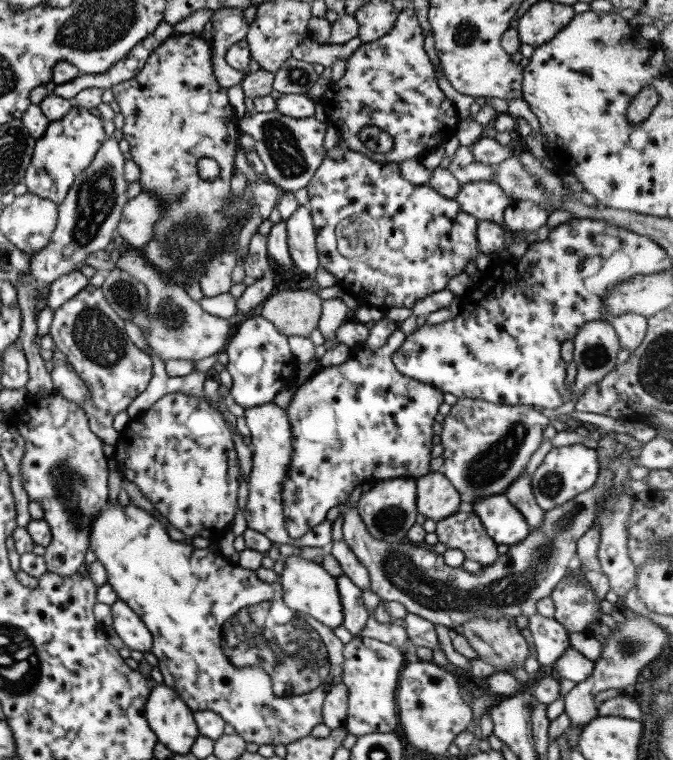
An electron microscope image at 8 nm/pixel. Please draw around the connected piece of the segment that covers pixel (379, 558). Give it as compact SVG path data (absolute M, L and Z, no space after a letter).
M599 467L593 486L563 504L555 505L543 512L543 520L537 528L529 528L522 542L498 555L493 563L481 566L477 575L465 571L461 566L451 567L443 563L441 555L434 554L423 544L406 540L399 543L382 543L367 532L355 508L345 499L341 508L342 539L369 575L369 590L384 601L399 602L411 613L434 625L445 626L450 633L453 628L471 620L471 616L526 616L535 614L536 602L550 596L555 585L565 576L576 556L577 539L591 526L597 502L607 494L613 469Z

